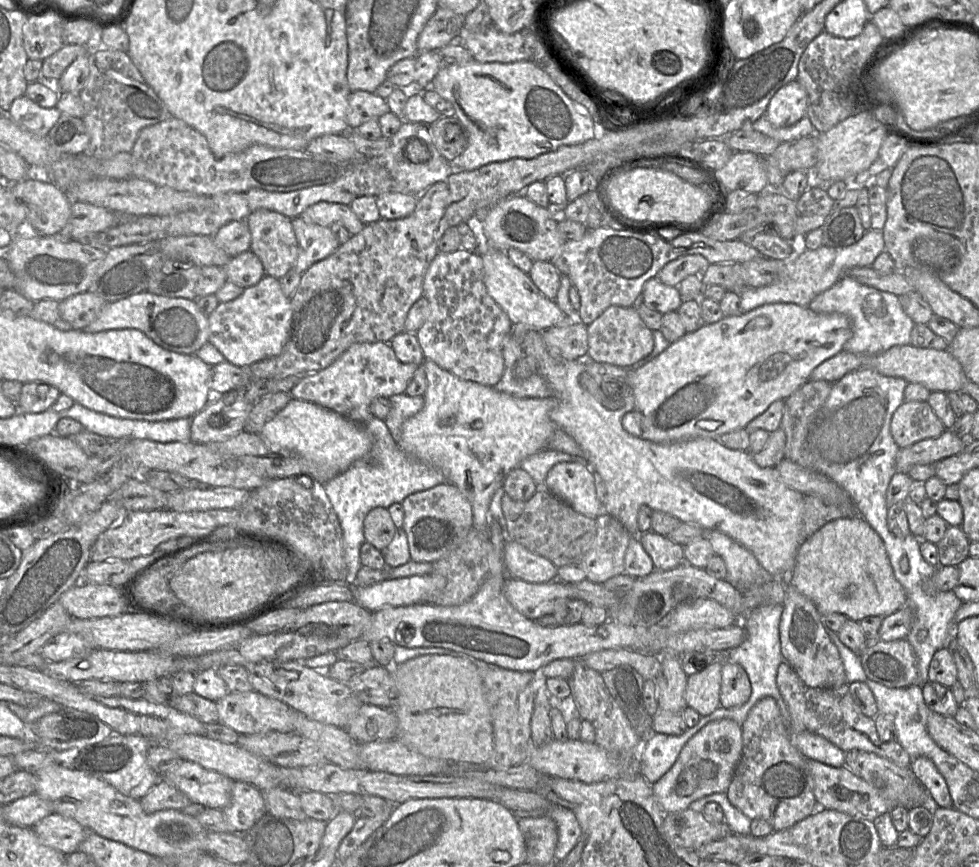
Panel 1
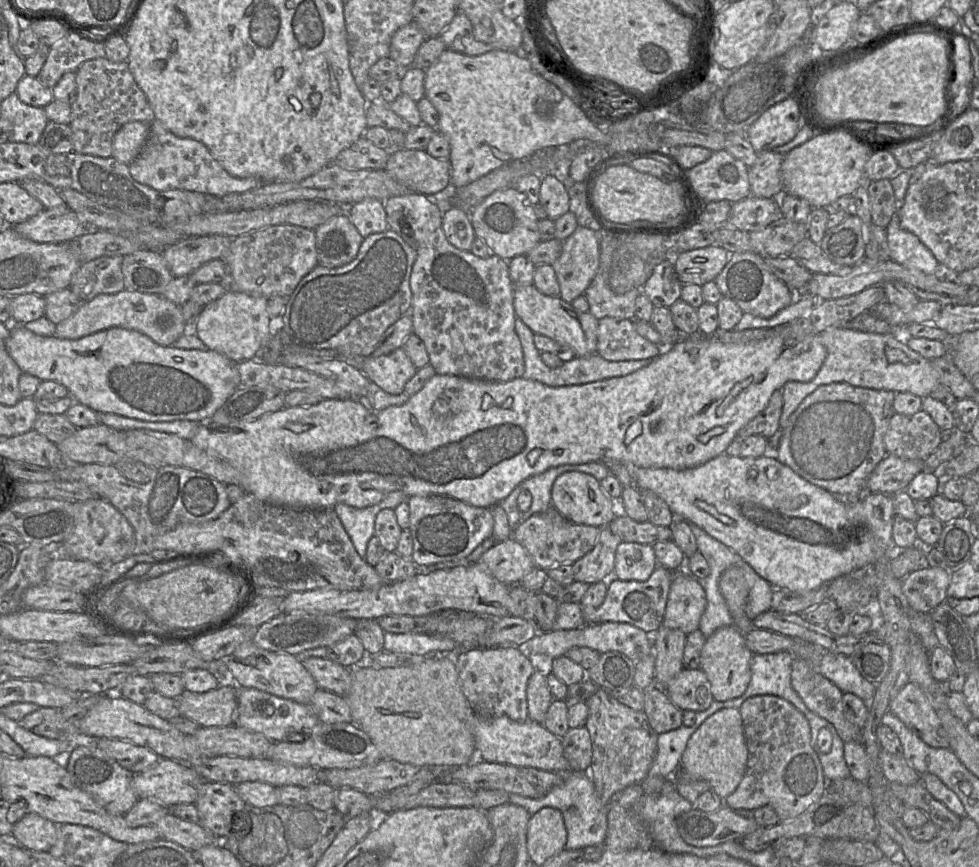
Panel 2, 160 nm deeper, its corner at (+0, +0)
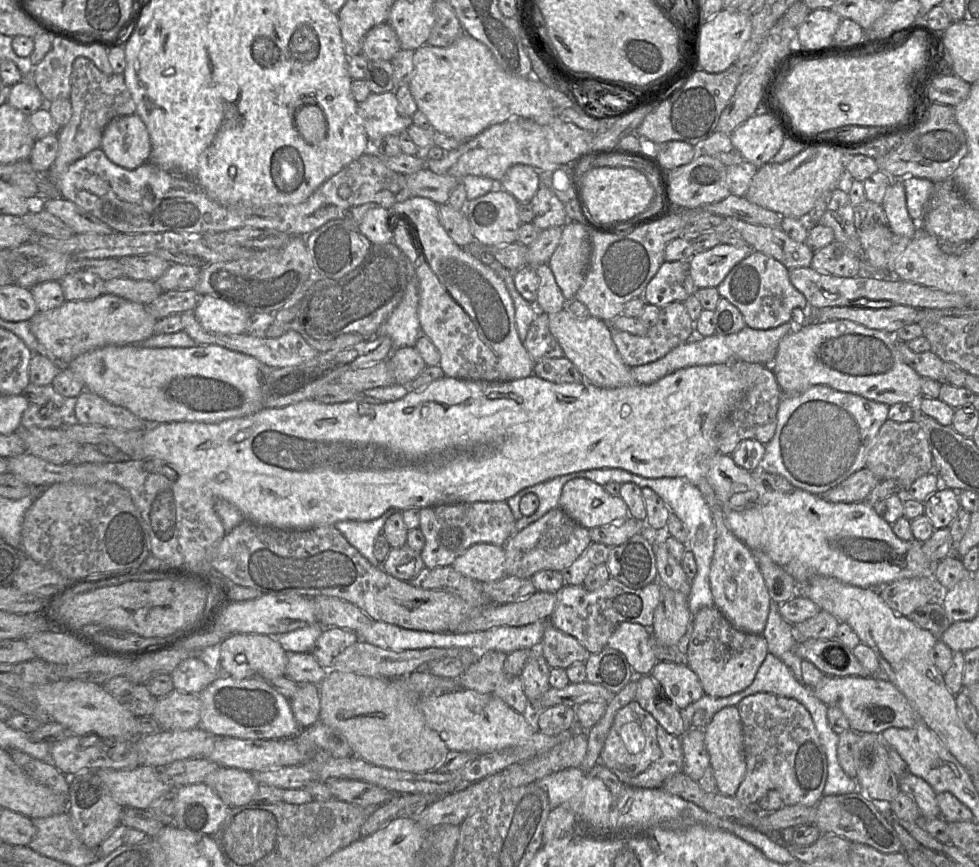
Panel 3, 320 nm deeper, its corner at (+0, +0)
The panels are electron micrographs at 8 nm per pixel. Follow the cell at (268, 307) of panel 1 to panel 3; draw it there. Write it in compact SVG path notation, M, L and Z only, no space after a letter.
M203 295L194 308L201 326L211 332L243 334L250 314L229 302L212 295Z

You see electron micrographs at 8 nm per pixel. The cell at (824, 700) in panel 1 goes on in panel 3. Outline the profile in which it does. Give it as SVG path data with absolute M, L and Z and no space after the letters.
M909 773L898 779L899 791L910 795L918 805L923 819L941 817L941 811L932 787L922 778Z

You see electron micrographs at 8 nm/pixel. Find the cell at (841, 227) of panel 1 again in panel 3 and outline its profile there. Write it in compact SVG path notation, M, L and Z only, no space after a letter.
M834 240L826 247L814 252L810 268L819 273L842 278L859 275L861 259L843 243Z

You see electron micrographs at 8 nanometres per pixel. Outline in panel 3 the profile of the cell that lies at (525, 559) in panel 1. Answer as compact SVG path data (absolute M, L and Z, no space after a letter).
M477 543L459 555L451 566L459 573L478 582L490 582L506 575L504 547Z

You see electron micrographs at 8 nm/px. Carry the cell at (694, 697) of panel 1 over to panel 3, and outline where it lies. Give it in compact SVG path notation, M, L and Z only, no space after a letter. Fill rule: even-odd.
M658 661L650 676L656 681L658 696L671 700L672 706L679 710L696 702L704 695L698 676L688 665L668 661ZM661 689L662 693L659 691Z

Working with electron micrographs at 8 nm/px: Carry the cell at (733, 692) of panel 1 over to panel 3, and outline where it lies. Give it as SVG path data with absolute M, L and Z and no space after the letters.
M703 607L693 615L687 665L698 676L704 694L727 697L743 691L753 682L767 654L767 642L761 634L751 634L735 628L717 607Z

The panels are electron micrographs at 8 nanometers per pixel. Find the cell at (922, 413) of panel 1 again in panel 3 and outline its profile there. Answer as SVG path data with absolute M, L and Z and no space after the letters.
M887 419L869 450L866 467L872 471L879 480L895 479L907 490L919 477L933 471L932 452L925 432L915 421L895 422Z

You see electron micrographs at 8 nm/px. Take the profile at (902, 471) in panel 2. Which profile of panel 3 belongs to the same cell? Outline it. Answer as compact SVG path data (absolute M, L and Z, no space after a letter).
M863 468L821 496L833 503L861 502L865 501L879 482L879 478L872 471Z

